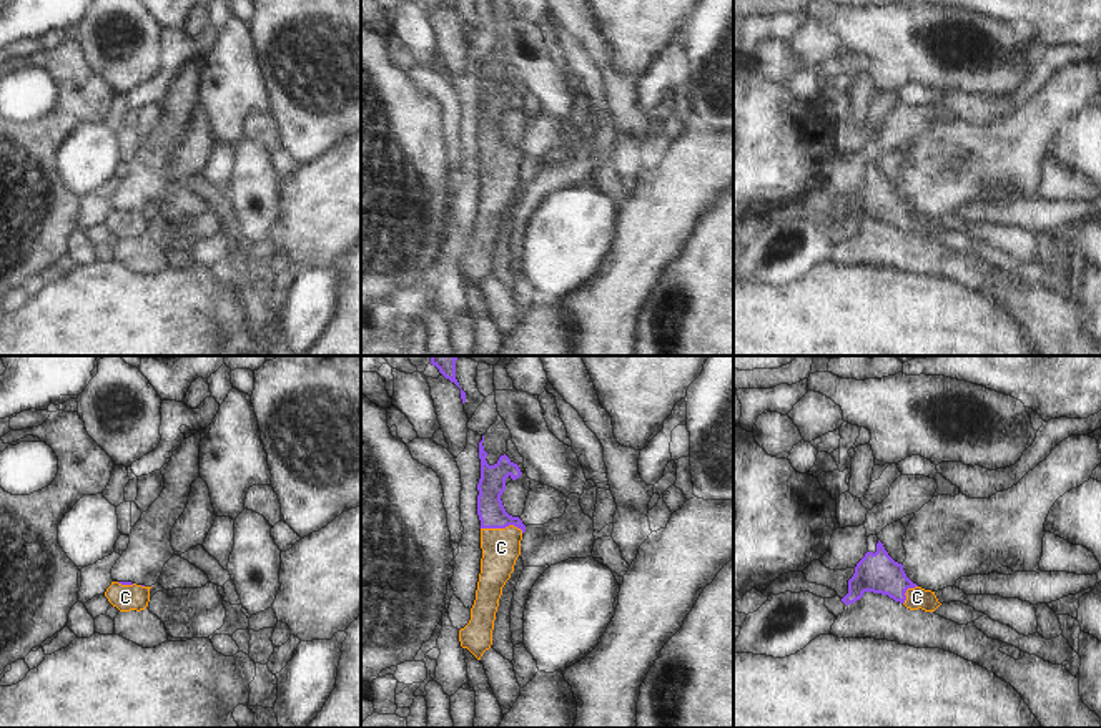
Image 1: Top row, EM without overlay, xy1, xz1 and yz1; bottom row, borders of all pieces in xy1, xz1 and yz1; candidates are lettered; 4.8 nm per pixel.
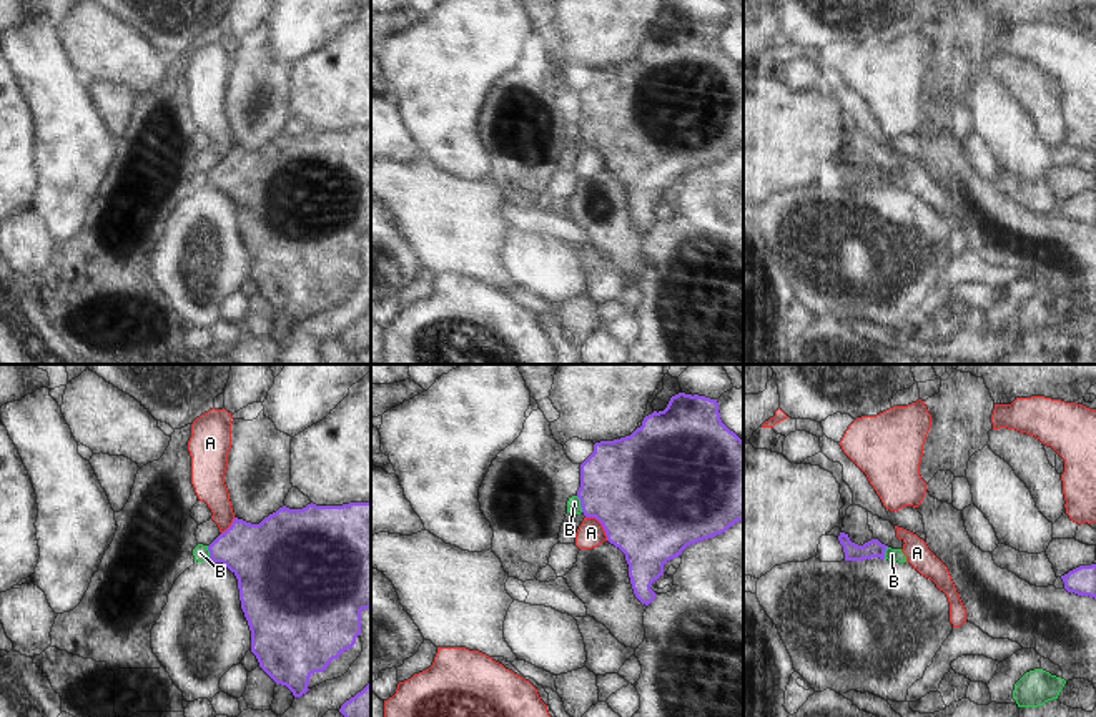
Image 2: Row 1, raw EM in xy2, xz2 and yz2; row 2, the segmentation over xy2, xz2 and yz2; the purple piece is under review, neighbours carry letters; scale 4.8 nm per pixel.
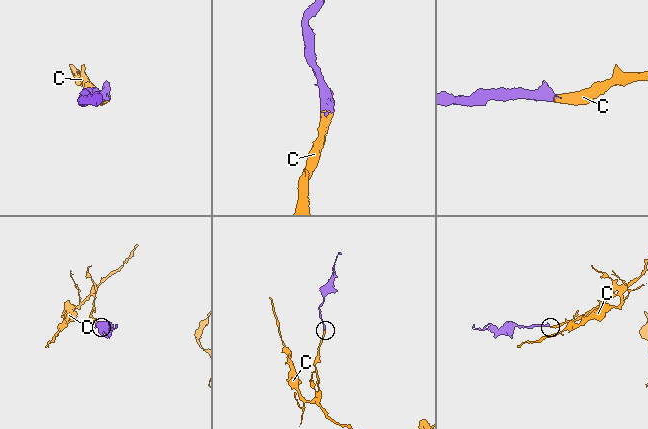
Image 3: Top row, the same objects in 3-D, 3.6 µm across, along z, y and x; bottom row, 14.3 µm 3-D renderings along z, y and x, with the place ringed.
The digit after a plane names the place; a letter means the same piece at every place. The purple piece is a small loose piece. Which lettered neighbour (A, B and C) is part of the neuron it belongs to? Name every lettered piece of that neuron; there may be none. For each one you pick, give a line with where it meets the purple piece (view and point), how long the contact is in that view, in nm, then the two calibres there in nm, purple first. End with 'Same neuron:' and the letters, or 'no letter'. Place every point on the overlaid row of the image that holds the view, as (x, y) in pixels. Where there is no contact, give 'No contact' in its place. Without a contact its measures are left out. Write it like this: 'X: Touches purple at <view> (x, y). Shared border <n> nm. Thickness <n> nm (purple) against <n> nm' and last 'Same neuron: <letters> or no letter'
C: Touches purple at xz1 (503, 527). Shared border 200 nm. Thickness 130 nm (purple) against 190 nm
Same neuron: C.

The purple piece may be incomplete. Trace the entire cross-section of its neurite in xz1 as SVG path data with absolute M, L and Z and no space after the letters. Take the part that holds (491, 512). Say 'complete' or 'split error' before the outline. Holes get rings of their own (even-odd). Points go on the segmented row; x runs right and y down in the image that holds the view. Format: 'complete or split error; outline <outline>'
split error; outline M484 435L479 442L481 479L477 484L477 515L481 520L481 573L469 623L459 630L459 642L477 660L492 645L492 630L502 587L511 578L526 525L519 517L506 512L501 495L506 479L521 477L521 469L506 454L489 465L484 450Z

